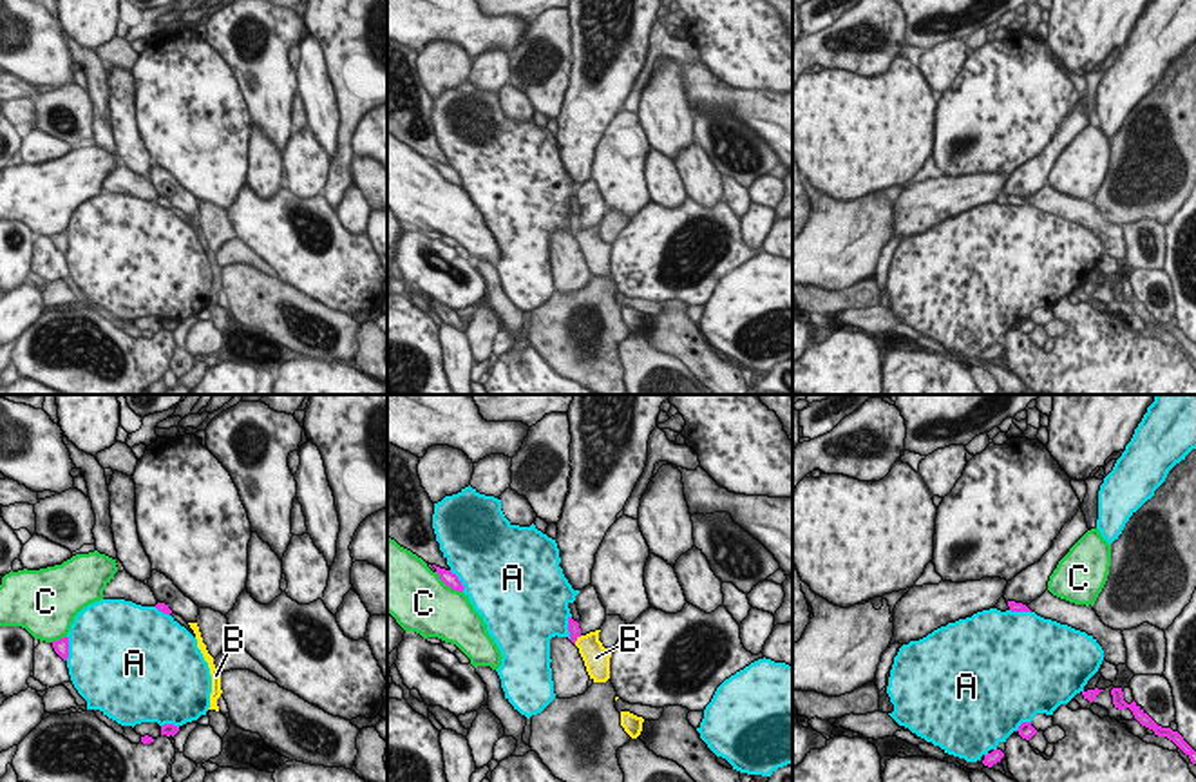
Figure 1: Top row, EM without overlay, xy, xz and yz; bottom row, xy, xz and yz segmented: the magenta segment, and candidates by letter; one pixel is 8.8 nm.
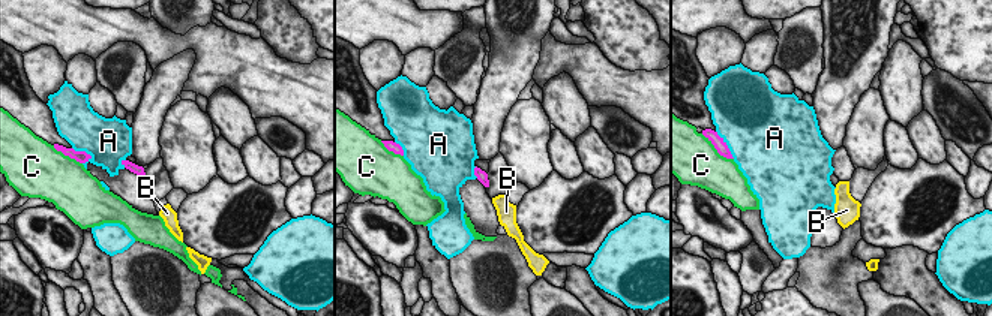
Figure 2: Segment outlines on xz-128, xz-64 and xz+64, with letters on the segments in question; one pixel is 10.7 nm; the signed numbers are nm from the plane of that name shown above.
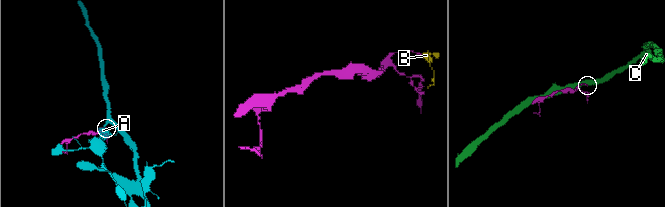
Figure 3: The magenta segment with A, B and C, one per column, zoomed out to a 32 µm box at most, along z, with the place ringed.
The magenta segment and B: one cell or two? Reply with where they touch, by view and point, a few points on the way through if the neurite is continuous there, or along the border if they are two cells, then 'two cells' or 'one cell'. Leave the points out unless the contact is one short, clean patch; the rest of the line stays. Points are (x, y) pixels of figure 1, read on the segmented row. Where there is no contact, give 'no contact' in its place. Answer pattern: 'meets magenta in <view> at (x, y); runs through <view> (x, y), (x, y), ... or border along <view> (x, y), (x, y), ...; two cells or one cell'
meets magenta in xz at (576, 639); runs through xz (574, 629), (576, 639), (596, 658); one cell

